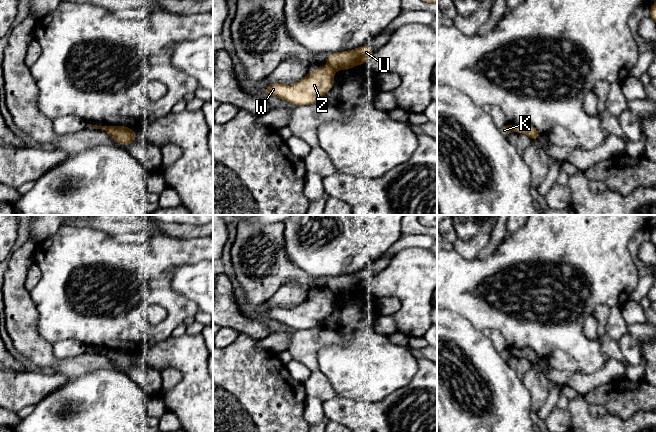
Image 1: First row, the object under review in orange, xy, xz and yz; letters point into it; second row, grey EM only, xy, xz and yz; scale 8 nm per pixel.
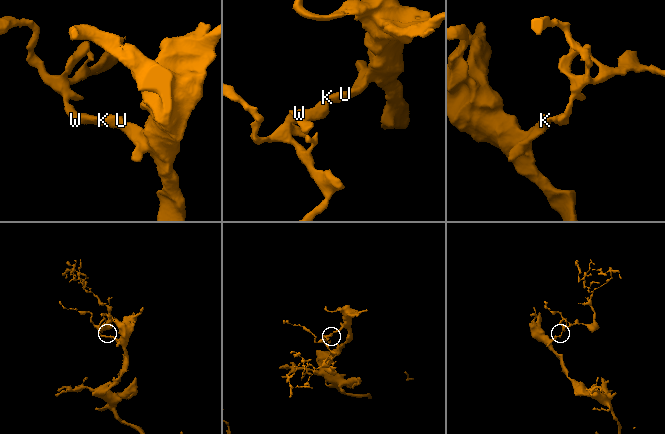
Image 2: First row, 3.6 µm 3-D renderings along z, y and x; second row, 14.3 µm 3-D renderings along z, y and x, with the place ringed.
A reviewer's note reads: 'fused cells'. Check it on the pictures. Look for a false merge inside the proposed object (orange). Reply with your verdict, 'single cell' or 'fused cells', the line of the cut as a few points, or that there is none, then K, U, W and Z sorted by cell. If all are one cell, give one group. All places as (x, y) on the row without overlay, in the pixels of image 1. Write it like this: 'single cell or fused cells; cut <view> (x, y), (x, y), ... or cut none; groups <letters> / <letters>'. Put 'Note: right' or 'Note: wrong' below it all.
fused cells; cut xz (328, 290), (334, 295); groups K U / W Z
Note: right

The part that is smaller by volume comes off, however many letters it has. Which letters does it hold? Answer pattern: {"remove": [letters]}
{"remove": ["W", "Z"]}

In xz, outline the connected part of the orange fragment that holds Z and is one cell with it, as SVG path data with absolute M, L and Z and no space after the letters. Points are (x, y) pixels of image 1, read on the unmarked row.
M317 291L293 309L271 307L264 319L276 320L295 329L309 329L321 325L333 312L335 295L330 291Z

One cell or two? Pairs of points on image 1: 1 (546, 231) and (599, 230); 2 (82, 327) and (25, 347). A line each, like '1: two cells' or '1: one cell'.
1: one cell
2: two cells

